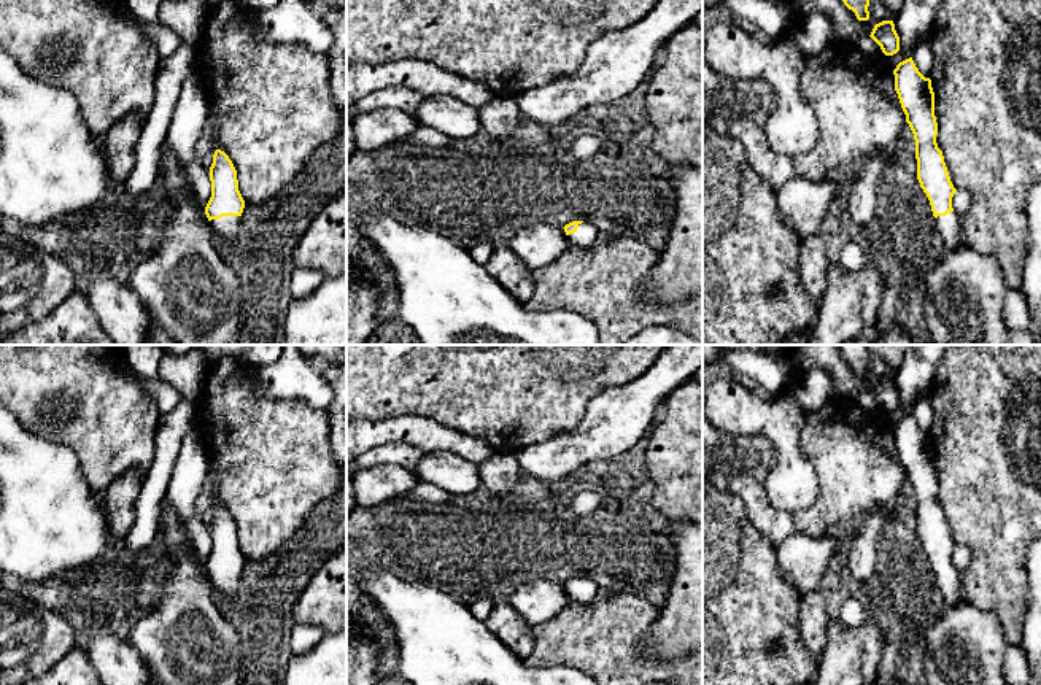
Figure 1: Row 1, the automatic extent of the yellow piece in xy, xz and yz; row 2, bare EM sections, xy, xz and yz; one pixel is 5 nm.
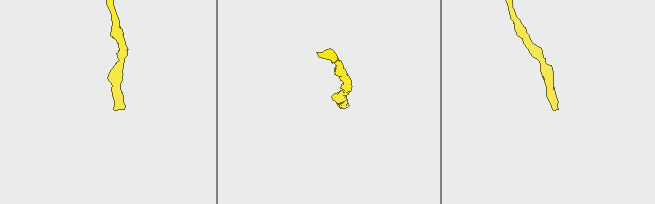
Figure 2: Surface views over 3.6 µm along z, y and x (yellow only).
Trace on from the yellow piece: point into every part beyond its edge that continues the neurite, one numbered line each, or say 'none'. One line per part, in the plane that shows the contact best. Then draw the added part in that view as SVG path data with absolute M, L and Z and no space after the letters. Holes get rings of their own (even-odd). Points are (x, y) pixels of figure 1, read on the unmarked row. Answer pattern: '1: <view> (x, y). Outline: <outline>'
1: xy (228, 582). Outline: M223 572L219 575L208 577L211 585L224 594L235 594L238 591L240 572Z

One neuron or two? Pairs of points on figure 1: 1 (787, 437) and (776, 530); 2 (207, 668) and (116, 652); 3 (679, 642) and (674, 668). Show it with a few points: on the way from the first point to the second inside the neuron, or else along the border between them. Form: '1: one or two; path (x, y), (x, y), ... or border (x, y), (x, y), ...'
1: two; border (765, 477), (777, 510), (800, 512), (814, 501)
2: two; border (126, 639), (148, 668)
3: two; border (641, 644), (641, 649), (650, 657), (685, 657)

